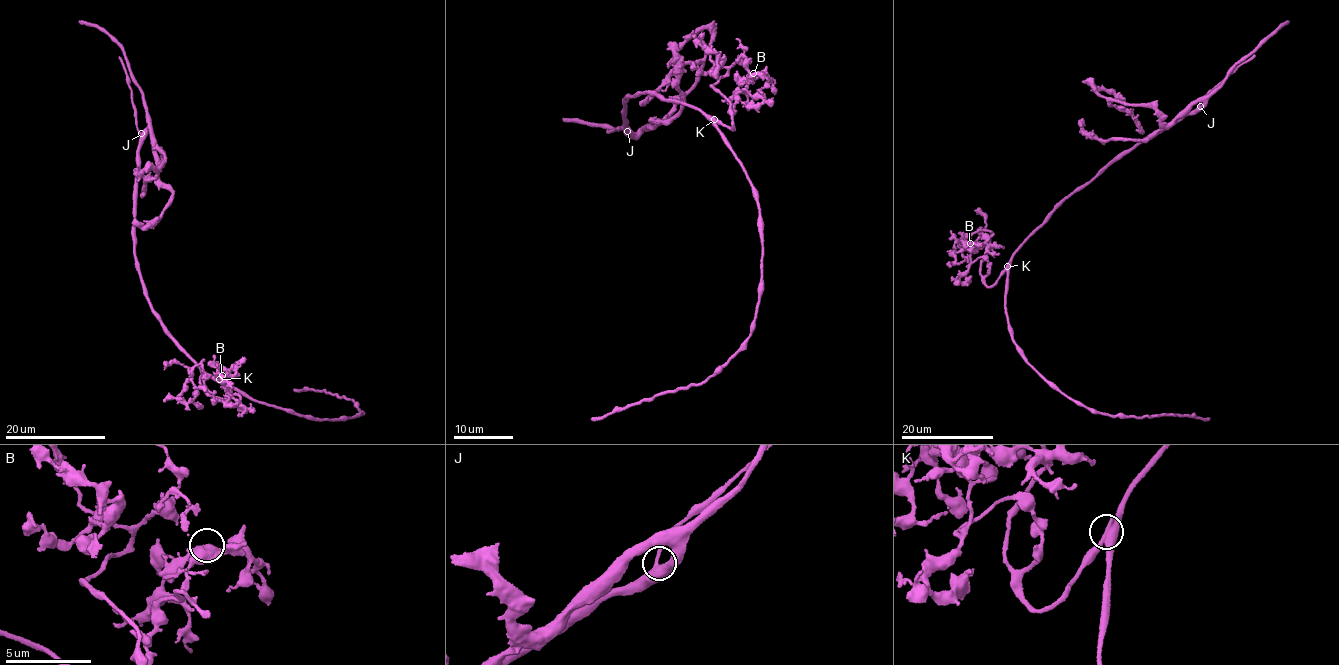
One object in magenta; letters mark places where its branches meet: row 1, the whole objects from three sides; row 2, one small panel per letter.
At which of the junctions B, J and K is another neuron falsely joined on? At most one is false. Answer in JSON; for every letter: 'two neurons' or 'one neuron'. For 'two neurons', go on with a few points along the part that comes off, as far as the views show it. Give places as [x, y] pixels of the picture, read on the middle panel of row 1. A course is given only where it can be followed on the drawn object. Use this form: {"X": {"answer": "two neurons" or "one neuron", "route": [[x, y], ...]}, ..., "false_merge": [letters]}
{"B": {"answer": "one neuron"}, "J": {"answer": "one neuron"}, "K": {"answer": "two neurons", "route": [[714, 119], [732, 129], [729, 101], [710, 86], [728, 72], [720, 63], [715, 65], [722, 58], [692, 35]]}, "false_merge": ["K"]}

